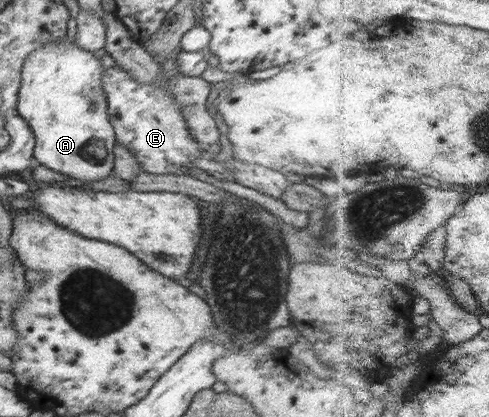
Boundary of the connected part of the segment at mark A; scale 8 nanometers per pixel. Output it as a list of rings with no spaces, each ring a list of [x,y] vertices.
[[[66,35],[60,40],[45,43],[35,49],[21,71],[21,89],[17,102],[19,115],[27,121],[35,138],[35,164],[43,164],[53,171],[59,171],[80,181],[101,181],[113,172],[114,145],[116,134],[111,126],[107,113],[107,97],[103,91],[103,67],[99,59],[91,51],[77,47],[76,43]]]

